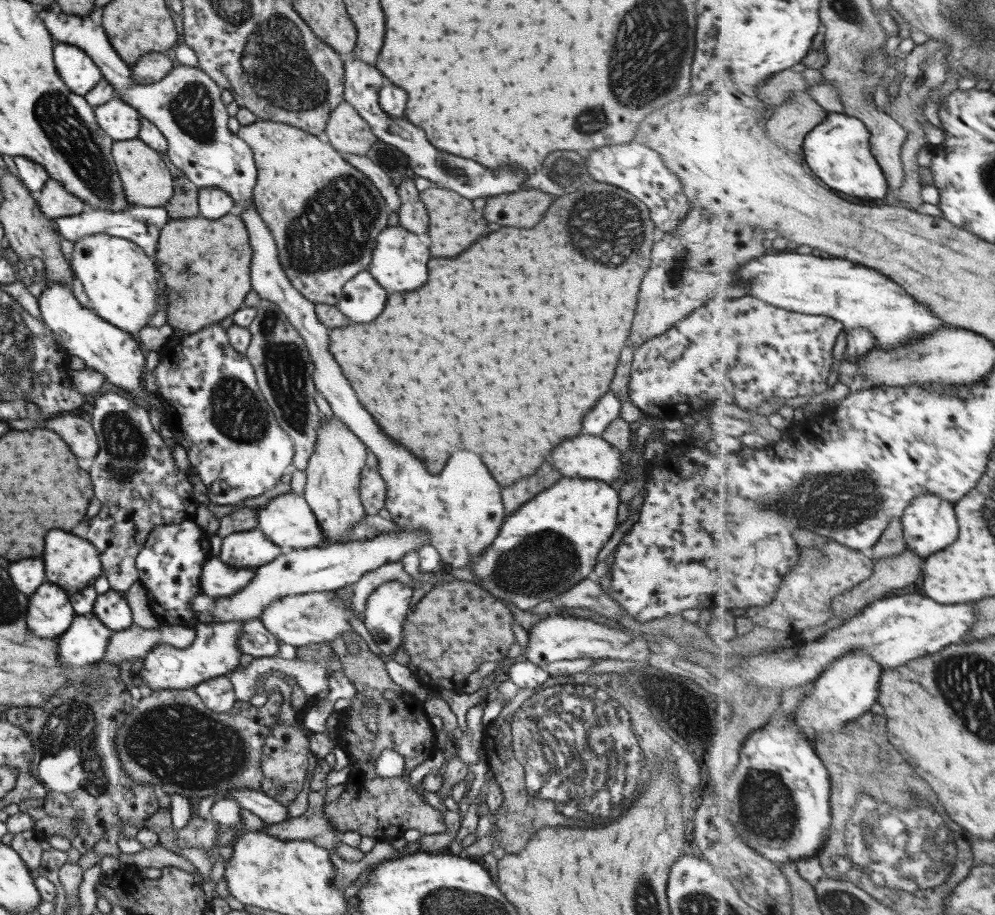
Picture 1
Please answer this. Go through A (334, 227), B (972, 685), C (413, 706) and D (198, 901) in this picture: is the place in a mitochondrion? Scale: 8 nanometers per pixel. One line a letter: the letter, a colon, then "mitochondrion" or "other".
A: mitochondrion
B: mitochondrion
C: other
D: other

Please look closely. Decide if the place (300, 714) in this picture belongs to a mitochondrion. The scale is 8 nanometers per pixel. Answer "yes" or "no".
no

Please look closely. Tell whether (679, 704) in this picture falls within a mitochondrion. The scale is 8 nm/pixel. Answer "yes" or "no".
yes

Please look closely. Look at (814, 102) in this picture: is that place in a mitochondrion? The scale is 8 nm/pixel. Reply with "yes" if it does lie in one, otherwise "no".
no

